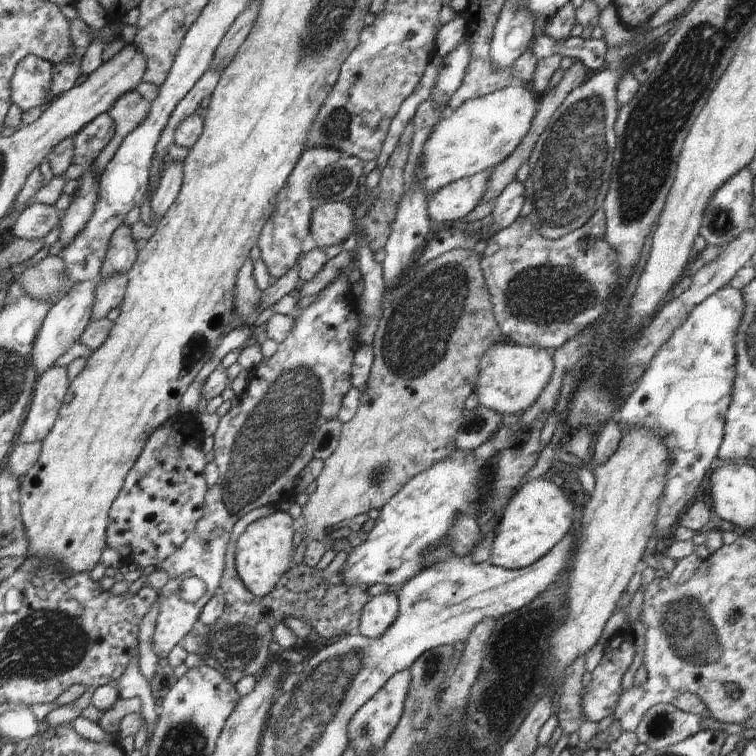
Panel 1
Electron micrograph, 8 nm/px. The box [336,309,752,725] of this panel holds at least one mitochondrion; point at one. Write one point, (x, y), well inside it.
(687, 625)

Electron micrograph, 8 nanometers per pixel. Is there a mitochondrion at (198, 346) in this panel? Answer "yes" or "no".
yes

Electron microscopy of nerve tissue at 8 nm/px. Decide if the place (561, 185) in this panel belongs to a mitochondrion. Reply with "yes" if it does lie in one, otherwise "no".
yes

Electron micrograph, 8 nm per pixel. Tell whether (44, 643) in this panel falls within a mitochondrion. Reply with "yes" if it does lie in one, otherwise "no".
yes

